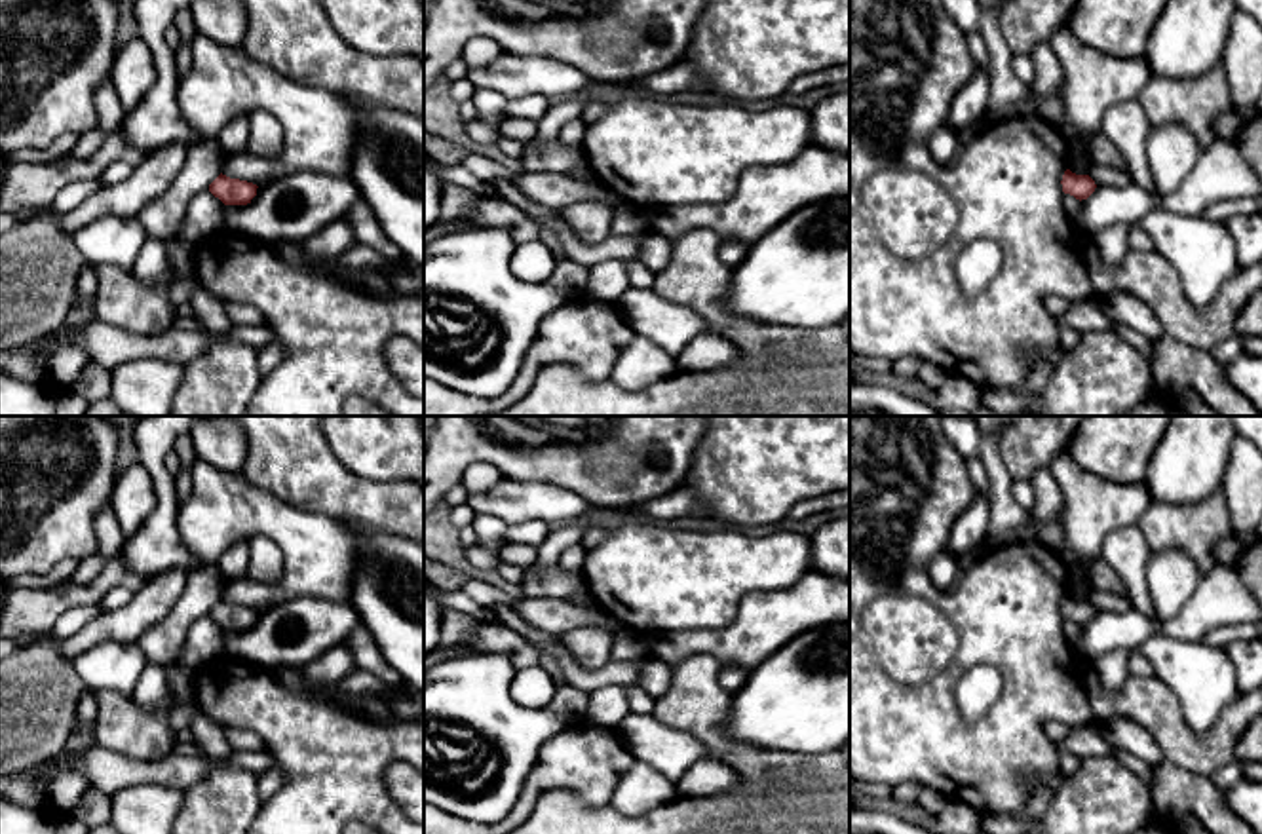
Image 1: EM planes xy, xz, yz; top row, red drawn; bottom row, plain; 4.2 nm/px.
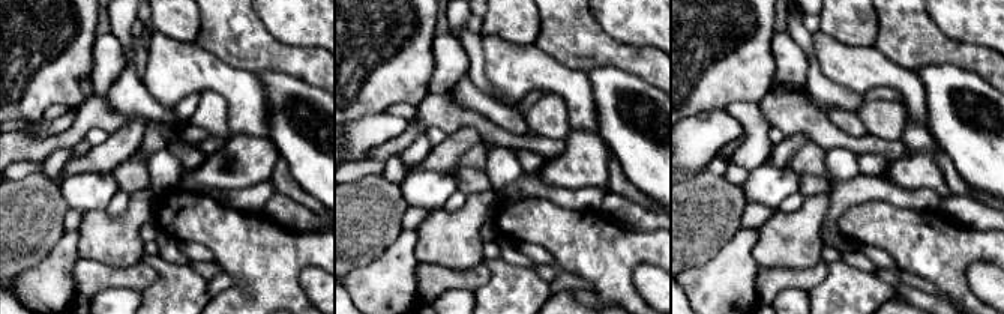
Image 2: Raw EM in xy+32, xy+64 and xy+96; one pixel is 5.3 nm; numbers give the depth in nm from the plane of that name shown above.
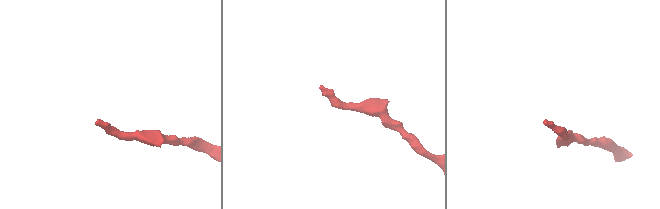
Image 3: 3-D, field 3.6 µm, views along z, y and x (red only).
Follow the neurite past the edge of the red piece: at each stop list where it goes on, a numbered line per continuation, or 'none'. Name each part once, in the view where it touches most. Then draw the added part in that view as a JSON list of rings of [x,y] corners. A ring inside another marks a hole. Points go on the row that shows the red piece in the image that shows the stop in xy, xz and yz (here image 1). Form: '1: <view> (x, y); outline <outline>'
none

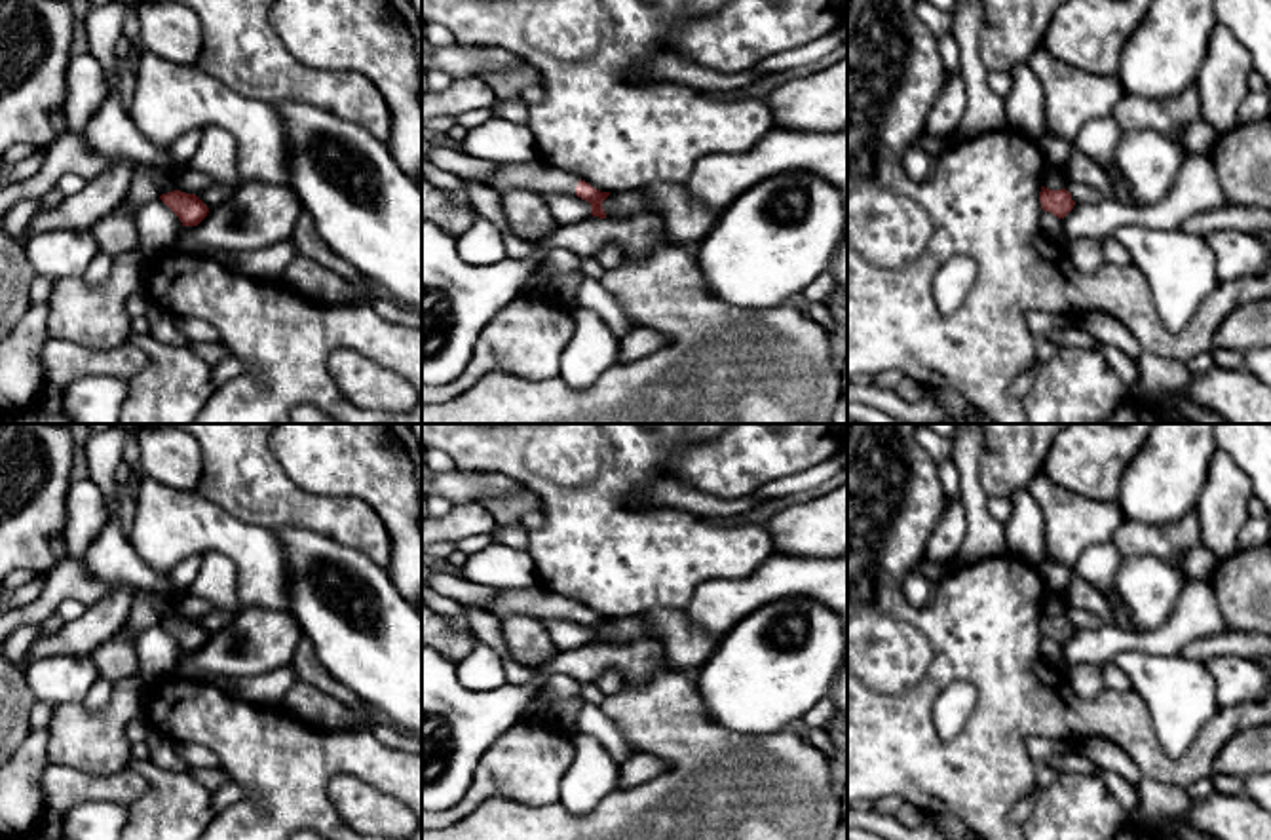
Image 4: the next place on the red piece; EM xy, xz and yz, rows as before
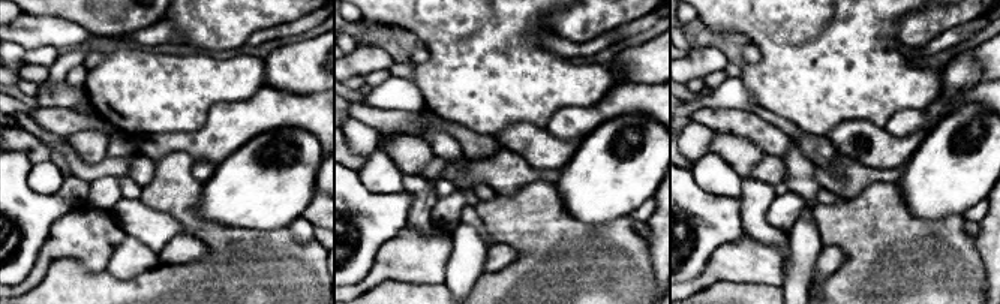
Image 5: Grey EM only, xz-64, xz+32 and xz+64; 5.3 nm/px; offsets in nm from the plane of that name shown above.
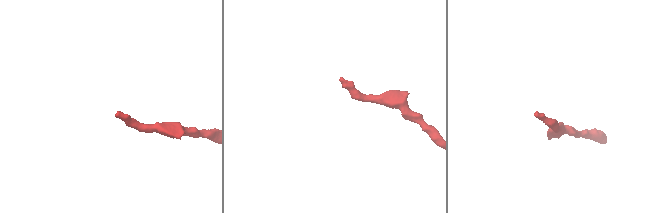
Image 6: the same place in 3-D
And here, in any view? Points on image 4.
1: xz (534, 175); outline [[[540,158],[524,163],[498,162],[490,186],[500,194],[511,190],[534,190],[541,194],[574,194],[579,182],[578,175],[560,171],[543,163]]]

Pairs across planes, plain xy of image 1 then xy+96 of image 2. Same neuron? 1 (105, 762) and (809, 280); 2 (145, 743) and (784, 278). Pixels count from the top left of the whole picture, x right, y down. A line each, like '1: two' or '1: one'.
1: one
2: two

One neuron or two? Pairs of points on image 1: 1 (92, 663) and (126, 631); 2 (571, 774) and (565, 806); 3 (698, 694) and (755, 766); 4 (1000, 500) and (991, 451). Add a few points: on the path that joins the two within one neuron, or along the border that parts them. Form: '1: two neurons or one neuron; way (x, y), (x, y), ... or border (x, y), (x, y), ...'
1: two neurons; border (133, 643), (97, 643), (73, 660)
2: two neurons; border (609, 804), (584, 804), (550, 789), (529, 814)
3: one neuron; way (704, 715), (706, 726), (734, 755)
4: one neuron; way (1000, 489), (1000, 477), (993, 462)

